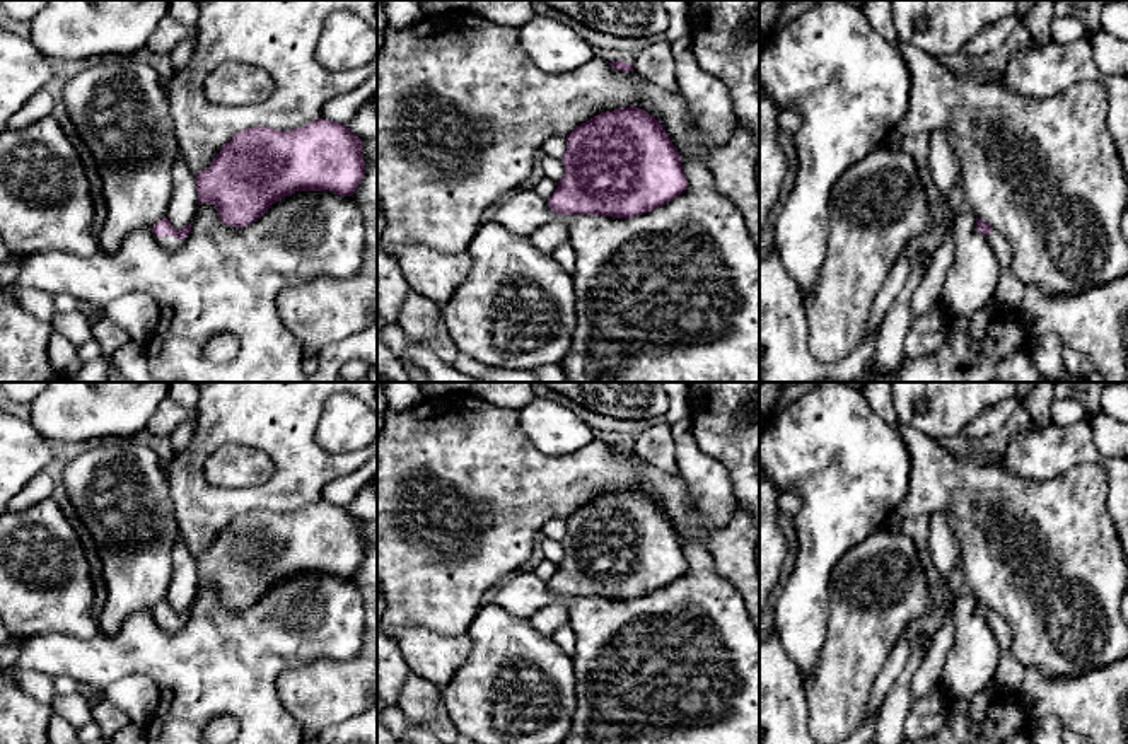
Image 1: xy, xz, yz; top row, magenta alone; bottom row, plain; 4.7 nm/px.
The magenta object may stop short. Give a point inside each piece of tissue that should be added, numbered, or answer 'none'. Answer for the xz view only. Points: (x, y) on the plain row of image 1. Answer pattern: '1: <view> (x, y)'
1: xz (546, 620)

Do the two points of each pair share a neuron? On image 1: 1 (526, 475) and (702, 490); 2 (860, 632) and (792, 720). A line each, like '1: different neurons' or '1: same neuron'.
1: different neurons
2: different neurons

